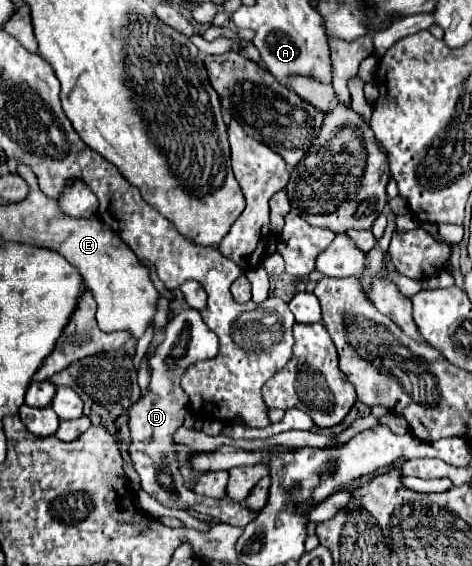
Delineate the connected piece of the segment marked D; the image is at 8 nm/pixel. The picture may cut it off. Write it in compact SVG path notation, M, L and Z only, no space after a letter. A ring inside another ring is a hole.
M194 308L182 310L178 316L174 316L168 322L166 340L160 344L158 352L150 360L152 376L150 376L148 396L140 398L130 408L132 446L128 452L132 456L134 468L140 474L142 490L146 490L152 498L156 498L166 508L180 508L180 510L192 508L192 510L196 510L200 514L208 514L208 516L216 516L218 500L198 496L184 486L184 480L182 480L180 472L176 470L176 462L174 462L172 434L184 422L184 416L188 414L188 396L180 388L180 376L192 362L214 358L216 354L218 354L218 338L202 322L200 312ZM170 494L172 494L172 498L170 498Z

